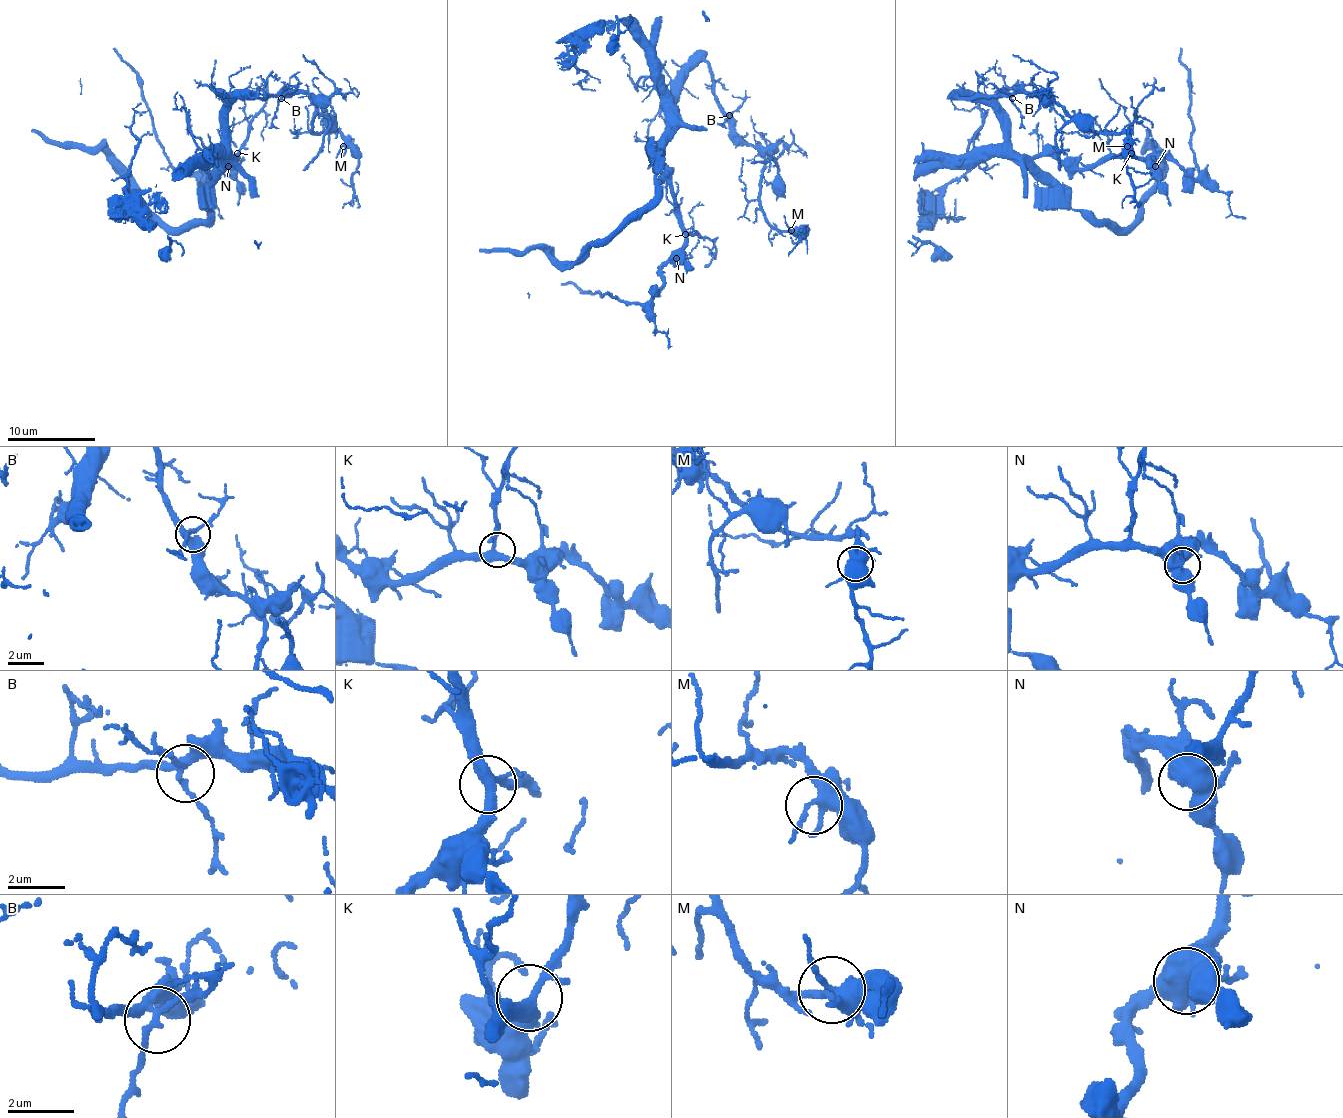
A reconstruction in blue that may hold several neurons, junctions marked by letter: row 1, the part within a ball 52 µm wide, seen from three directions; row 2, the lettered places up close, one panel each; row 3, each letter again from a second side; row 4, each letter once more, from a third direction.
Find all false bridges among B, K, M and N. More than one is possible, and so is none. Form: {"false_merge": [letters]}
{"false_merge": []}

